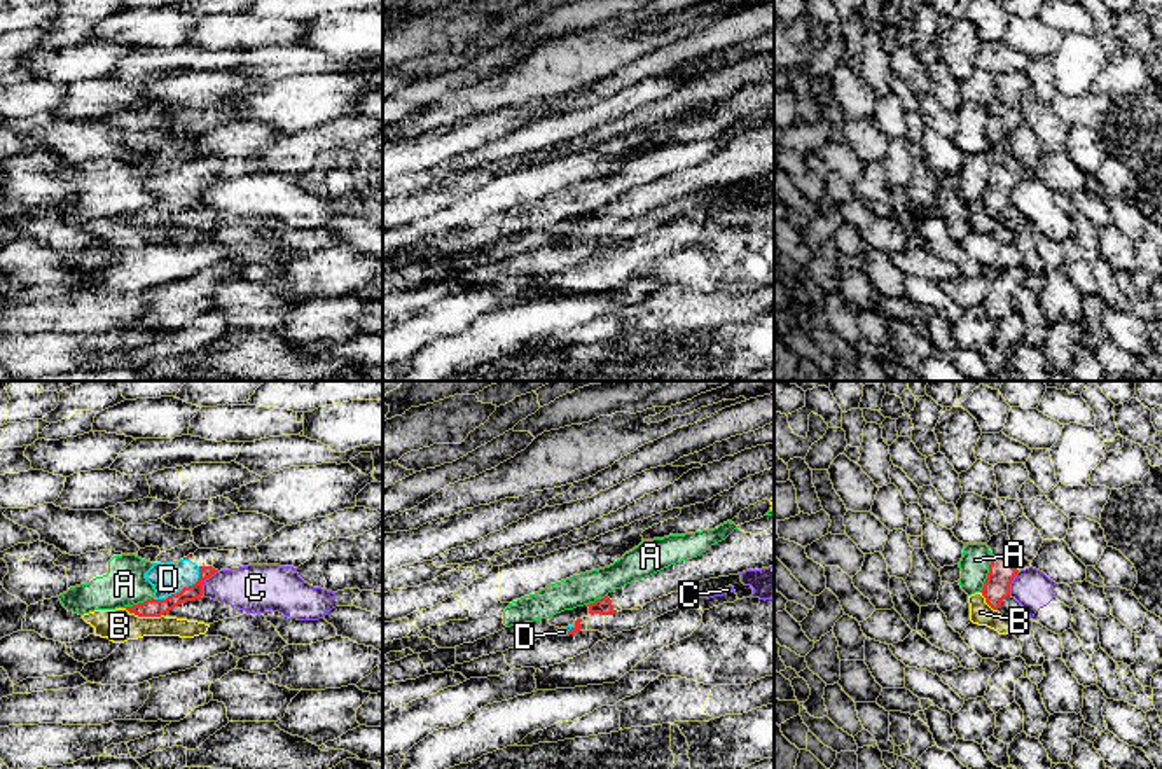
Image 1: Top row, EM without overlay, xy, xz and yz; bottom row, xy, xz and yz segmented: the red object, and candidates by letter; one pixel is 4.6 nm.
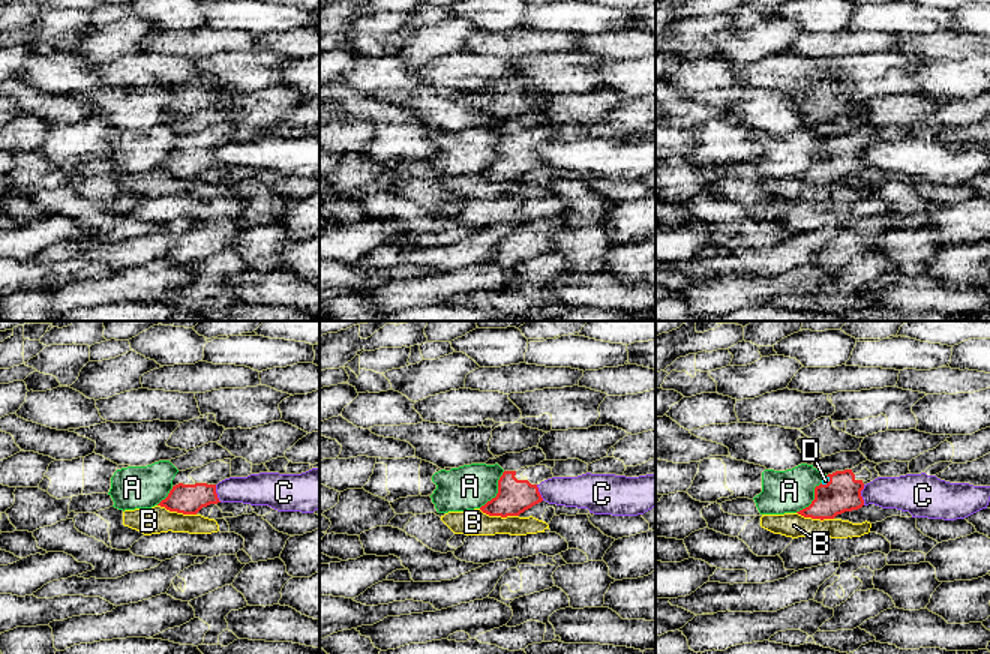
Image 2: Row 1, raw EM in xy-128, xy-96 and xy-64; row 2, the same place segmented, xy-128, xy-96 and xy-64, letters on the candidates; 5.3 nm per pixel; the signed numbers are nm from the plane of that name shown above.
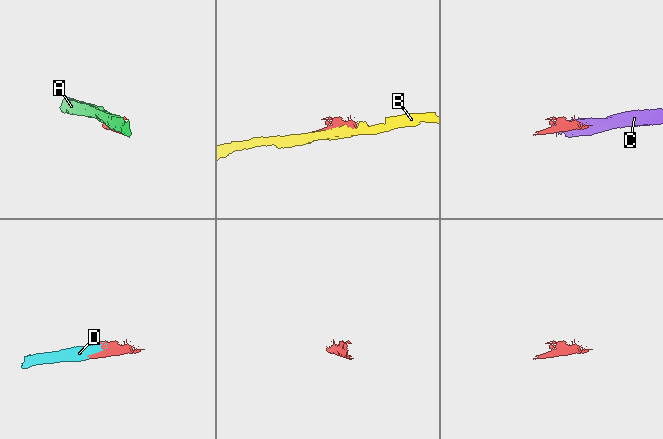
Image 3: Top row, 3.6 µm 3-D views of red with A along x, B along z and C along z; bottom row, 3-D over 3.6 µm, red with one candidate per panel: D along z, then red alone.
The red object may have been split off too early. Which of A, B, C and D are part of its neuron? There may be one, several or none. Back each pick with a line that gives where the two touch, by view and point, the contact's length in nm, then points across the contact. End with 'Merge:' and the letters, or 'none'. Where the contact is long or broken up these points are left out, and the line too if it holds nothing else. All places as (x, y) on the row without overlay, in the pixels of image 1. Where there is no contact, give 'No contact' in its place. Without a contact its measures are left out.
D: Touches red at xy (182, 198). Shared border 260 nm
Merge: D

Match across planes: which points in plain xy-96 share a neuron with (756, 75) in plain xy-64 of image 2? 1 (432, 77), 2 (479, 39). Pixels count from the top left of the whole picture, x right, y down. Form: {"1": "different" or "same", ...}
{"1": "same", "2": "different"}

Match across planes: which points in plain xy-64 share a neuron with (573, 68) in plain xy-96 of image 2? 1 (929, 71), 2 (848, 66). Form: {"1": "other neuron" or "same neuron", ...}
{"1": "other neuron", "2": "same neuron"}

